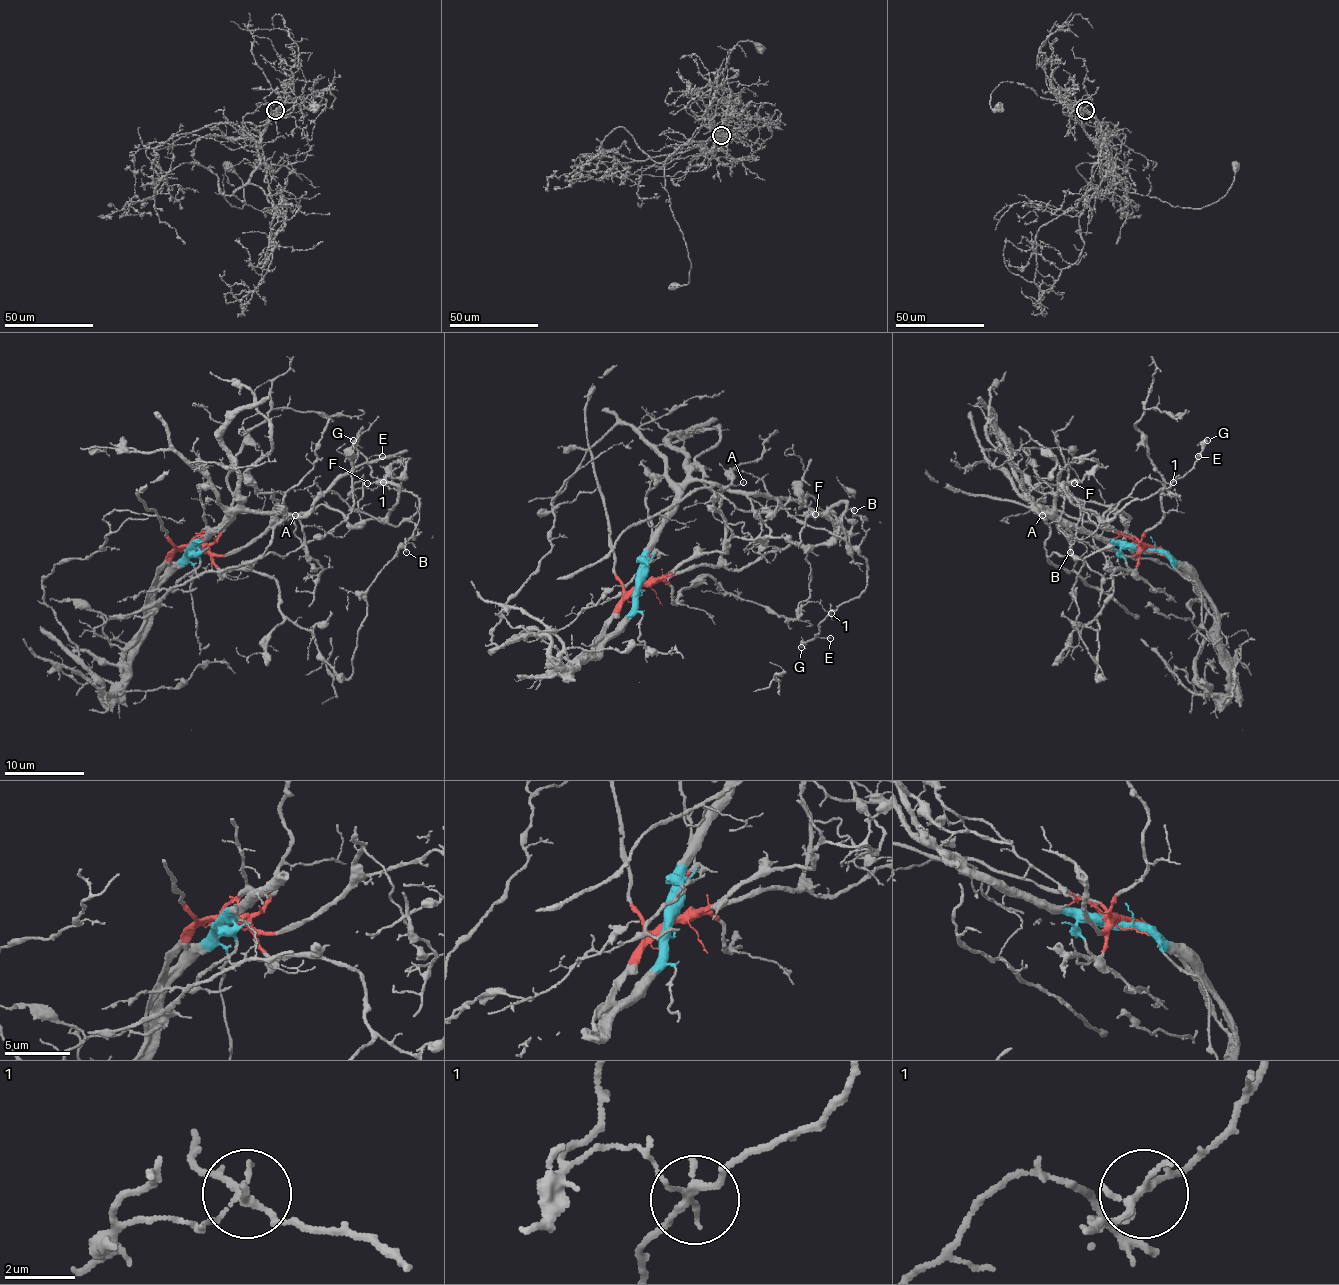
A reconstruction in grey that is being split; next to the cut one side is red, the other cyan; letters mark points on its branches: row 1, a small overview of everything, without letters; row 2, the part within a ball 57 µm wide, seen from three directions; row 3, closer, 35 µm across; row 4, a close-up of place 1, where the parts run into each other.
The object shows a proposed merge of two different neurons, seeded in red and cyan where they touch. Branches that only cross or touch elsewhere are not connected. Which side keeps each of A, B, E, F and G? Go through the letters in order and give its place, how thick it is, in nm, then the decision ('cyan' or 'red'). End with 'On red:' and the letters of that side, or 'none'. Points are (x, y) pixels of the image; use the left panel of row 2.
A: (295, 515) | 90 nm | cyan
B: (406, 552) | 130 nm | cyan
E: (382, 456) | 120 nm | cyan
F: (367, 483) | 100 nm | red
G: (353, 440) | 380 nm | cyan
On red: F

